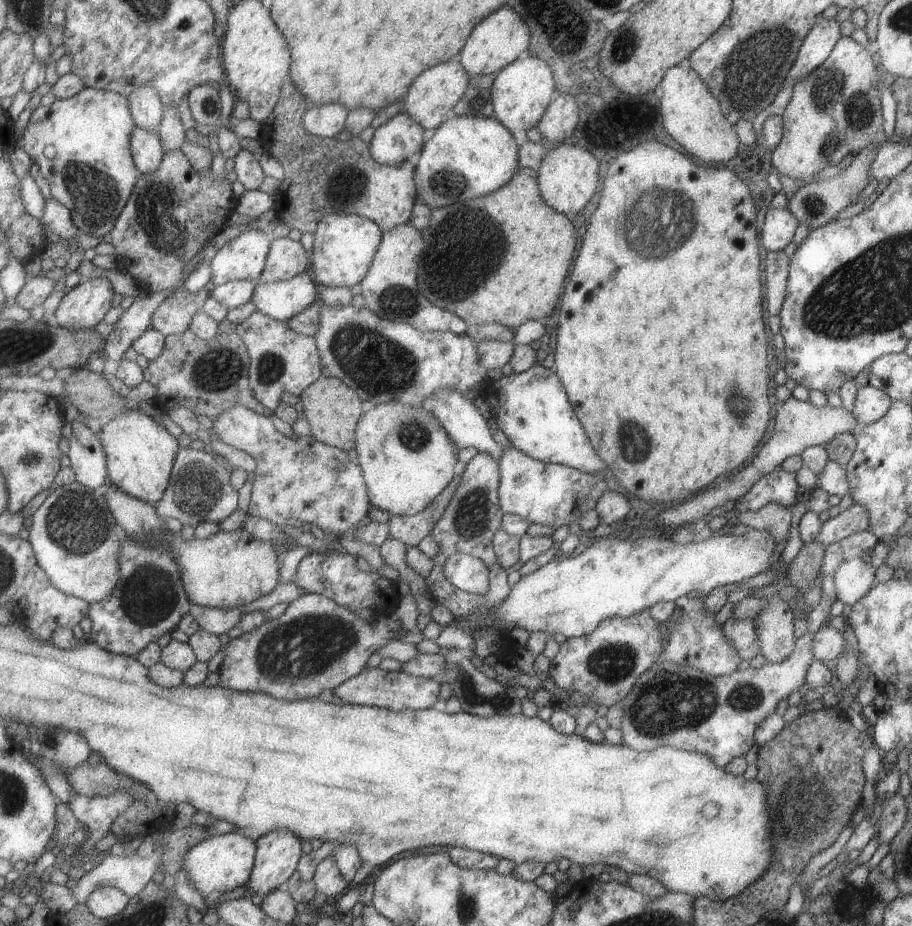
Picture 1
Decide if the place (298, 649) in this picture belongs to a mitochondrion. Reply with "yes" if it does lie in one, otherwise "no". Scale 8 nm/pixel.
yes

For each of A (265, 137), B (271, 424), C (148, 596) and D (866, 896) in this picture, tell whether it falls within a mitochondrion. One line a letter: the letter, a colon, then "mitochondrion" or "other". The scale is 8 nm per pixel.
A: other
B: other
C: mitochondrion
D: other

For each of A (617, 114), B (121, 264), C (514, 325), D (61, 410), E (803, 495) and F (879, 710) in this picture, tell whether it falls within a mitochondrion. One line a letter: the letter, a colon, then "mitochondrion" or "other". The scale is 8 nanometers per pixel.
A: other
B: other
C: other
D: other
E: other
F: other

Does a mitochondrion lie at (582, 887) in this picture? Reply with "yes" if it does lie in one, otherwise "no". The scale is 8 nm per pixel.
no

